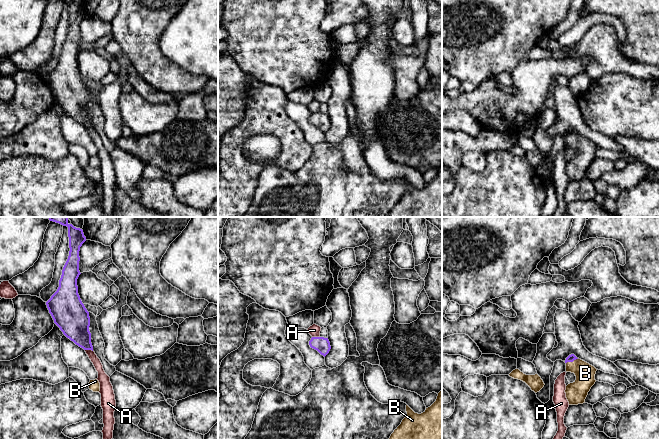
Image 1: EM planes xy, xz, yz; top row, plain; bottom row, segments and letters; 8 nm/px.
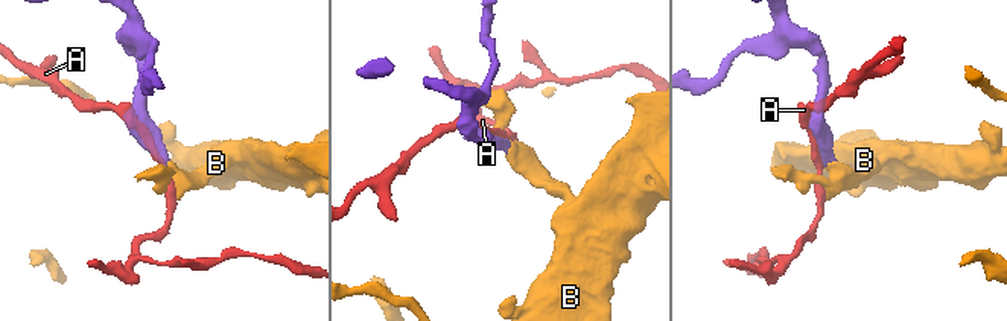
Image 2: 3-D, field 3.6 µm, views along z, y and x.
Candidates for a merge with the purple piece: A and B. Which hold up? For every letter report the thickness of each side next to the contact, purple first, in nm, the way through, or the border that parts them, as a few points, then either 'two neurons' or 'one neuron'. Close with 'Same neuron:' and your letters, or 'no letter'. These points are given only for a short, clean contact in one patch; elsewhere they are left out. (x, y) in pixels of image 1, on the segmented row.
A: calibres 240 and 80 nm; two neurons
B: calibres 60 and 160 nm; way yz (572, 357), (572, 361), (580, 369), (577, 391); one neuron
Same neuron: B

